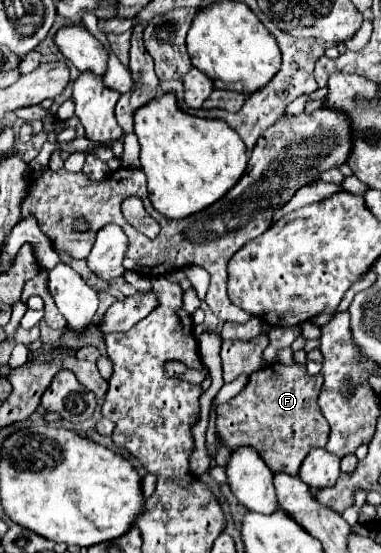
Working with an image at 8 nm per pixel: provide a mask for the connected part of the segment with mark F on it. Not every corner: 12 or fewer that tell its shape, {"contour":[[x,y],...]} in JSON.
{"contour":[[283,363],[255,371],[219,405],[229,449],[255,447],[297,475],[329,423],[321,375]]}

